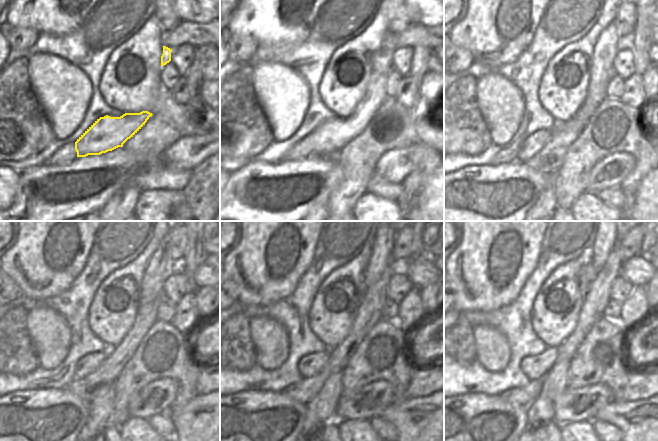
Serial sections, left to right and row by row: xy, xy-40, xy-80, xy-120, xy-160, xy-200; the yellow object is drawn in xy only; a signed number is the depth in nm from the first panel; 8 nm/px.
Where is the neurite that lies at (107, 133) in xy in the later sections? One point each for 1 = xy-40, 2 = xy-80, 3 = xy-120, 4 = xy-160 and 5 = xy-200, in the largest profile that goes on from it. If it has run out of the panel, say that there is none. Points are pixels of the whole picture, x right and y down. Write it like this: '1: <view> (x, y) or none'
1: xy-40 (332, 135)
2: xy-80 (608, 43)
3: xy-120 (160, 264)
4: xy-160 (381, 257)
5: xy-200 (604, 242)

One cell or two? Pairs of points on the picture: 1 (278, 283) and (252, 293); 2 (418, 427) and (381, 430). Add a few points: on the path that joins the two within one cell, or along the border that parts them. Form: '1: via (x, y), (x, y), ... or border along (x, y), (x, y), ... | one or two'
1: via (272, 283), (262, 283), (258, 287) | one
2: border along (379, 416), (389, 421), (397, 430) | two

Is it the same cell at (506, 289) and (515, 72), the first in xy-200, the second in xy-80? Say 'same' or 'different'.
different

